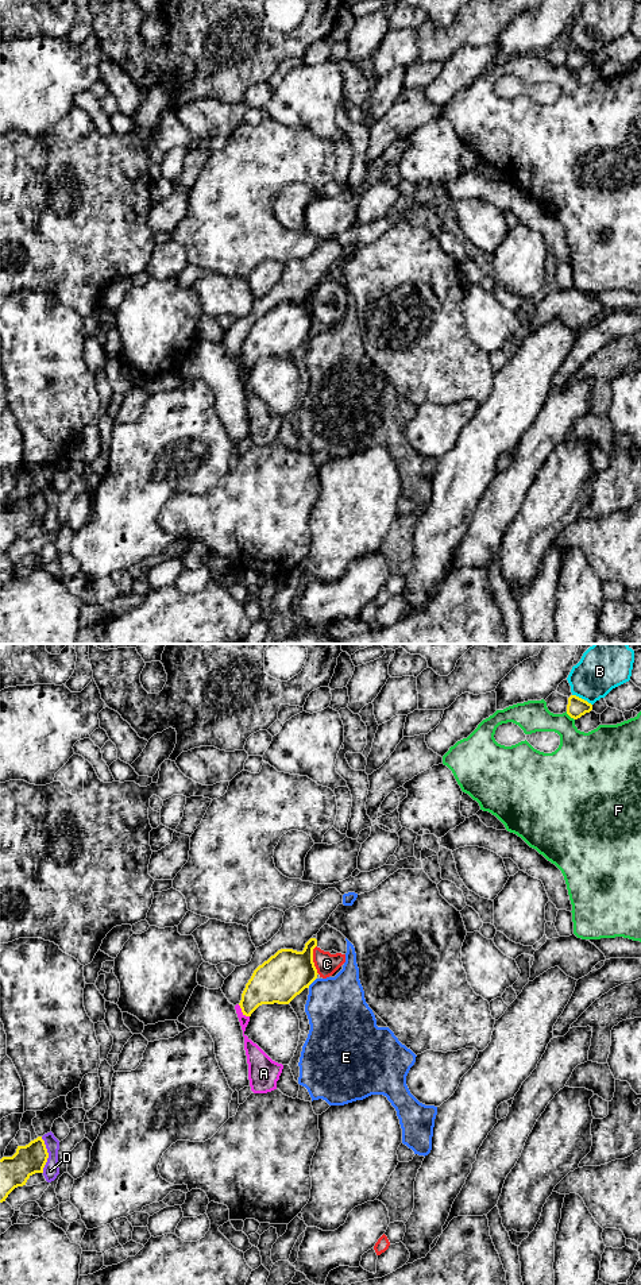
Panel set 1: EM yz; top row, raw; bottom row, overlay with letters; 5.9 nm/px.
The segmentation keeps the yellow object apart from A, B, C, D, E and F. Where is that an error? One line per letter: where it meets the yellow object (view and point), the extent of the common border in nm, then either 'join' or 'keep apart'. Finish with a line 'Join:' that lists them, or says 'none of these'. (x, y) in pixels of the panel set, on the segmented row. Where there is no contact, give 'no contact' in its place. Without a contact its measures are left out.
A: yz (242, 1011) | 100 nm | keep apart
B: yz (580, 698) | 140 nm | keep apart
C: yz (312, 960) | 180 nm | keep apart
D: yz (47, 1154) | 220 nm | keep apart
E: yz (312, 981) | 80 nm | keep apart
F: yz (570, 716) | 80 nm | keep apart
Join: none of these

